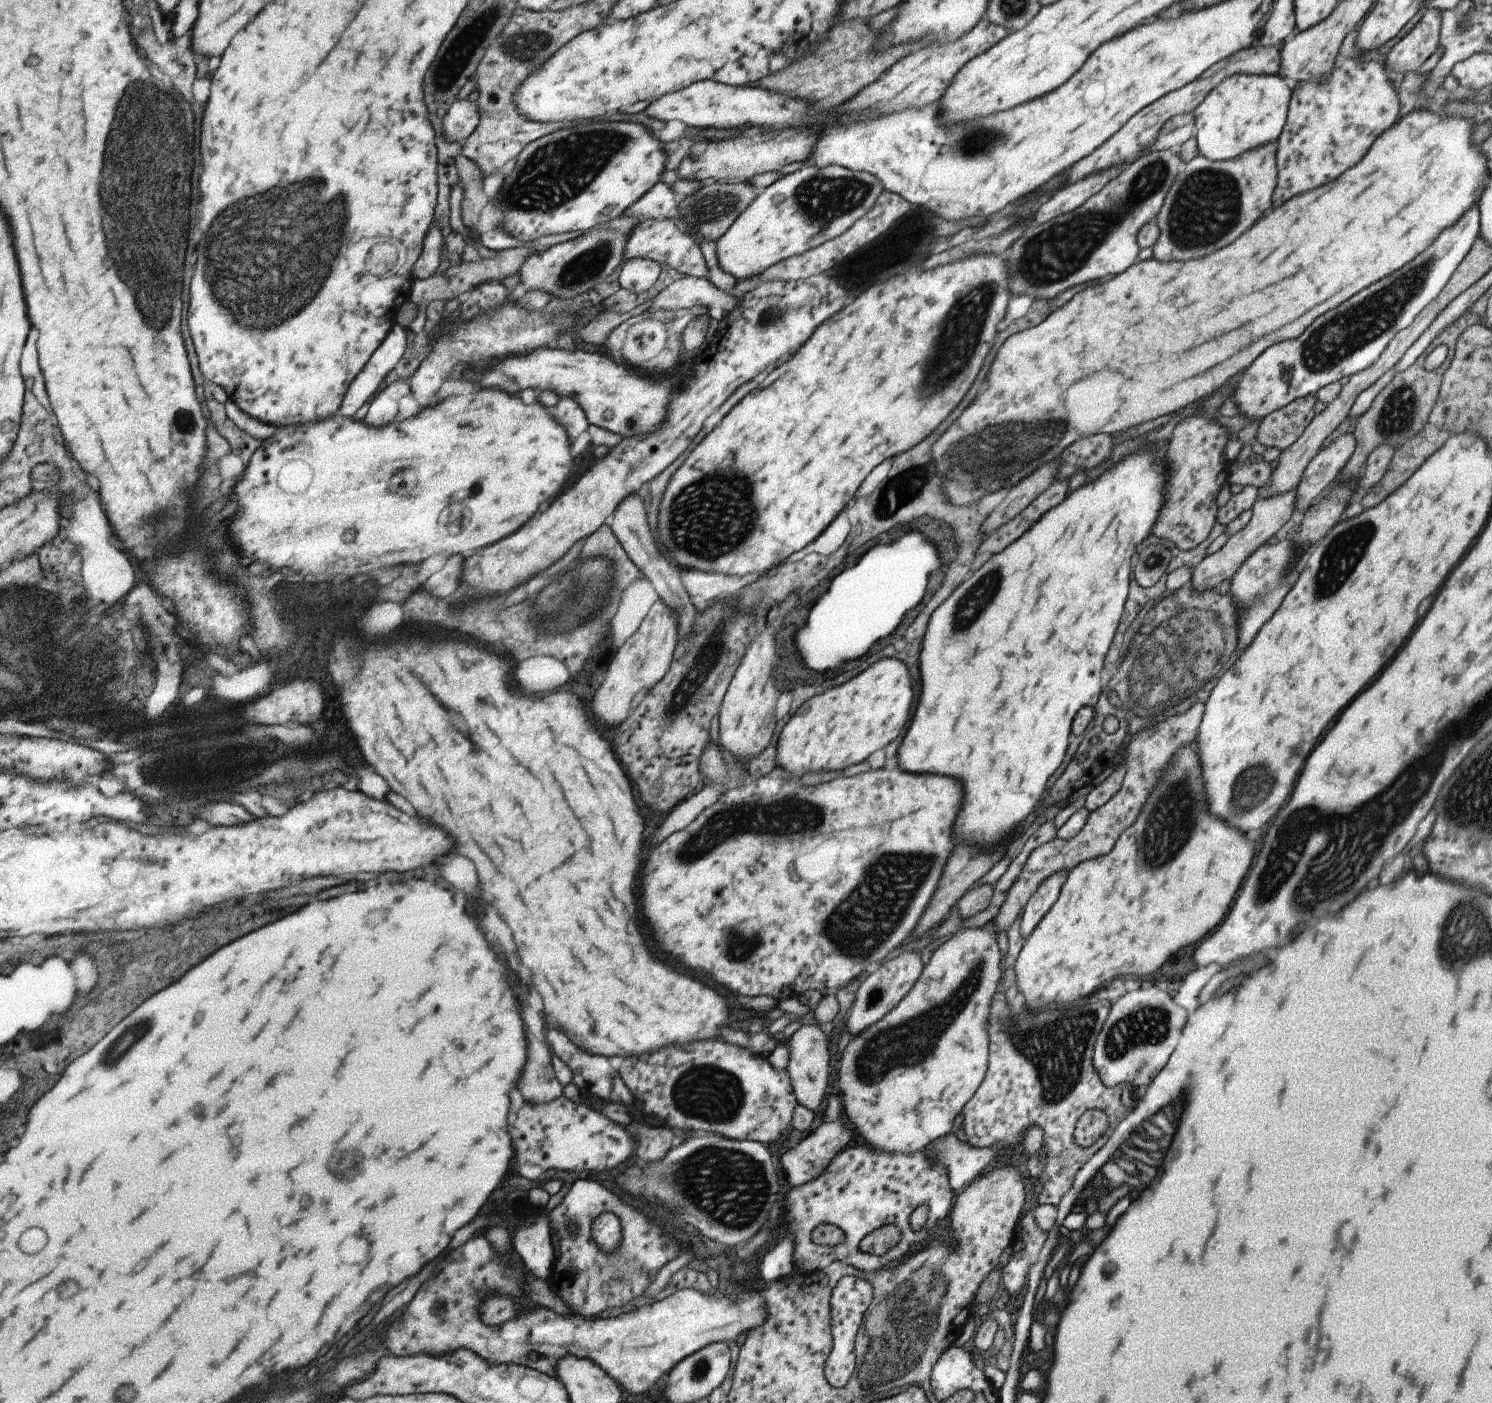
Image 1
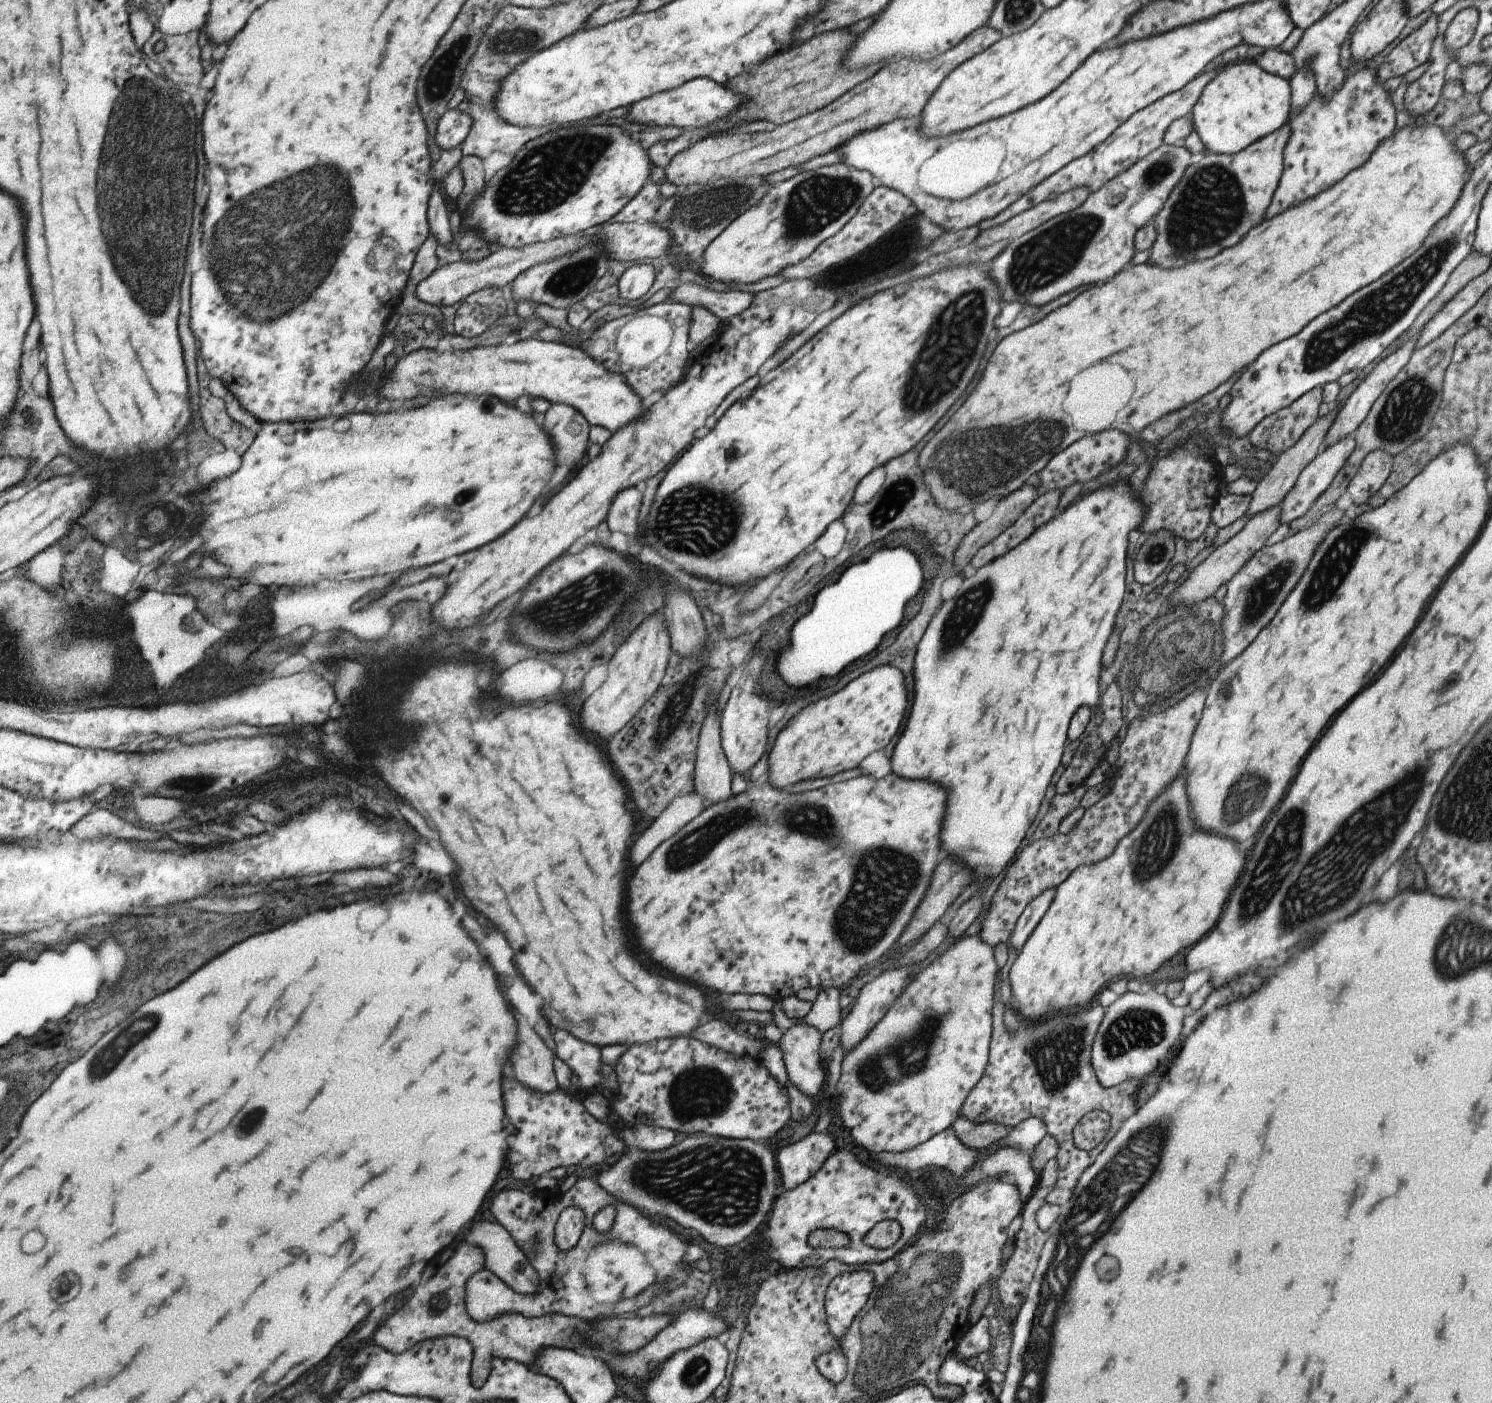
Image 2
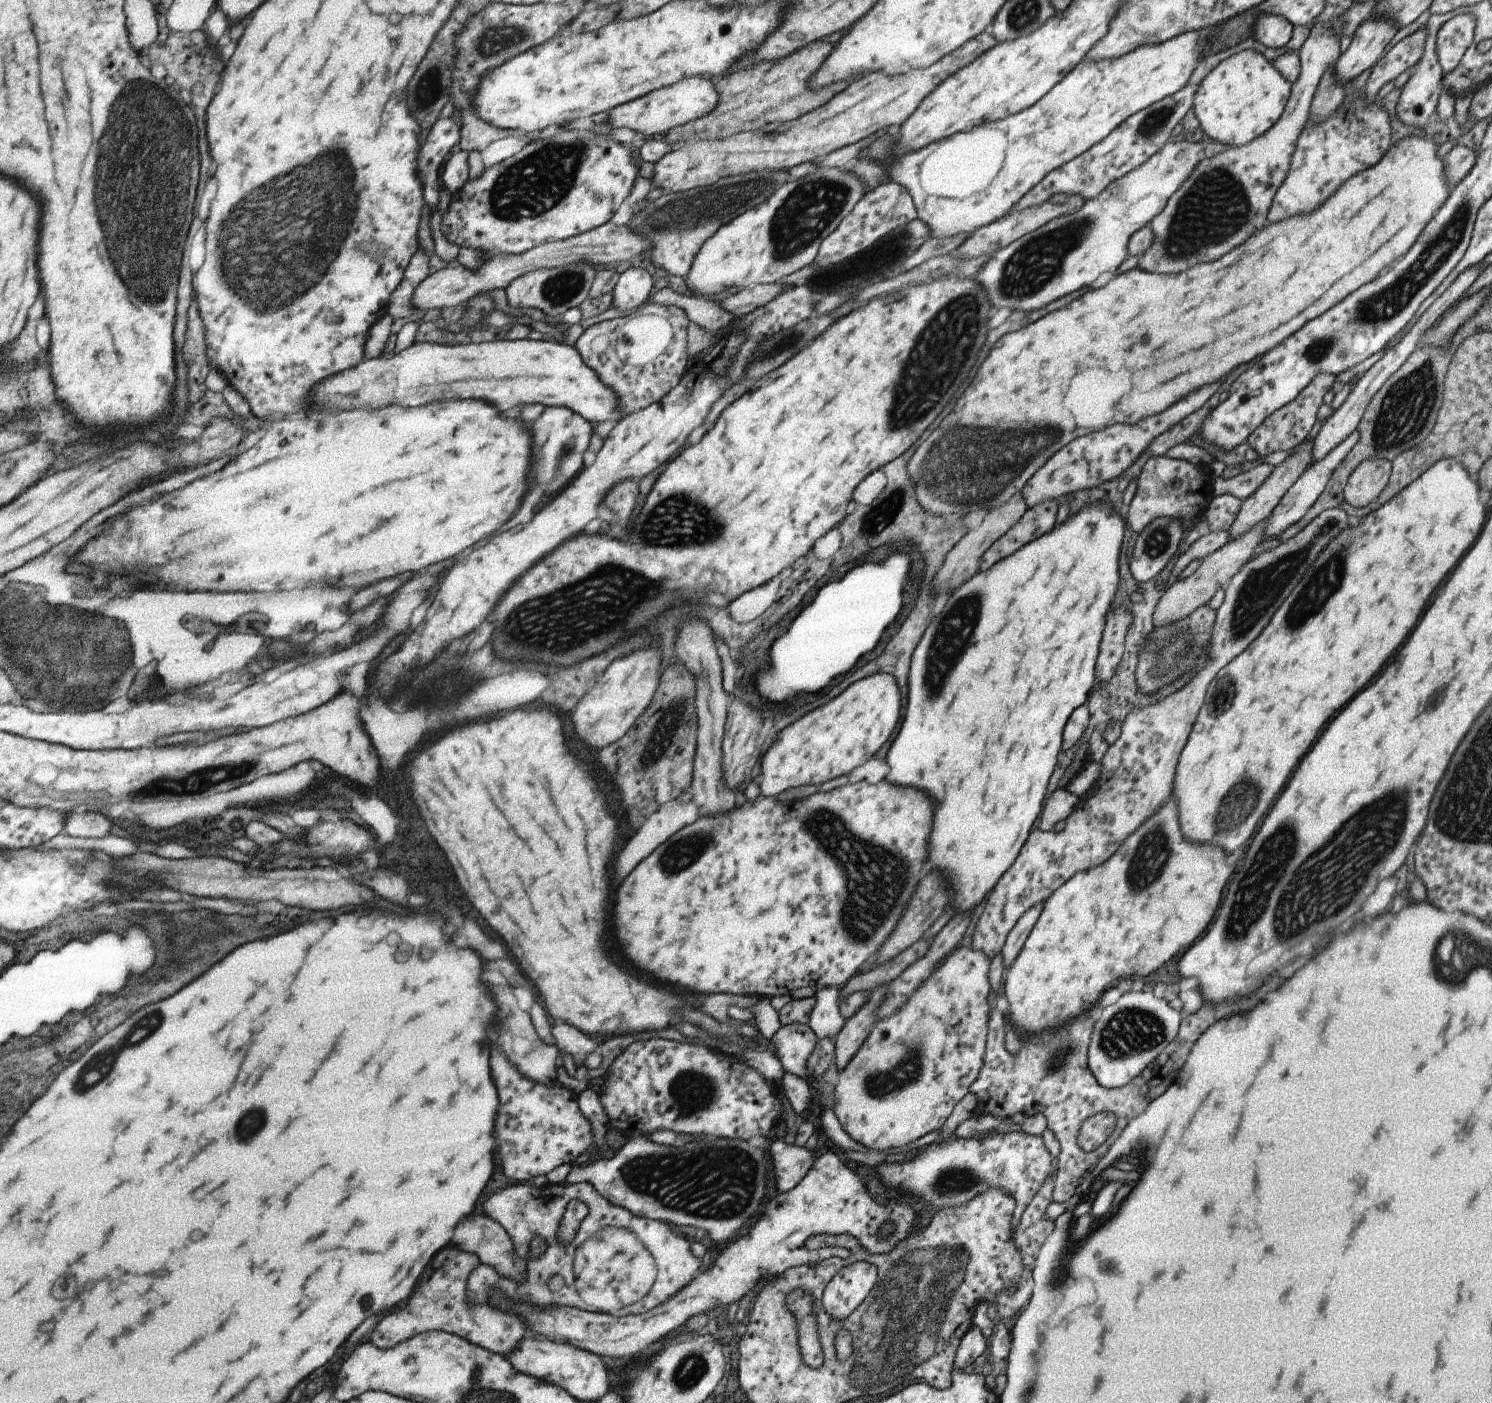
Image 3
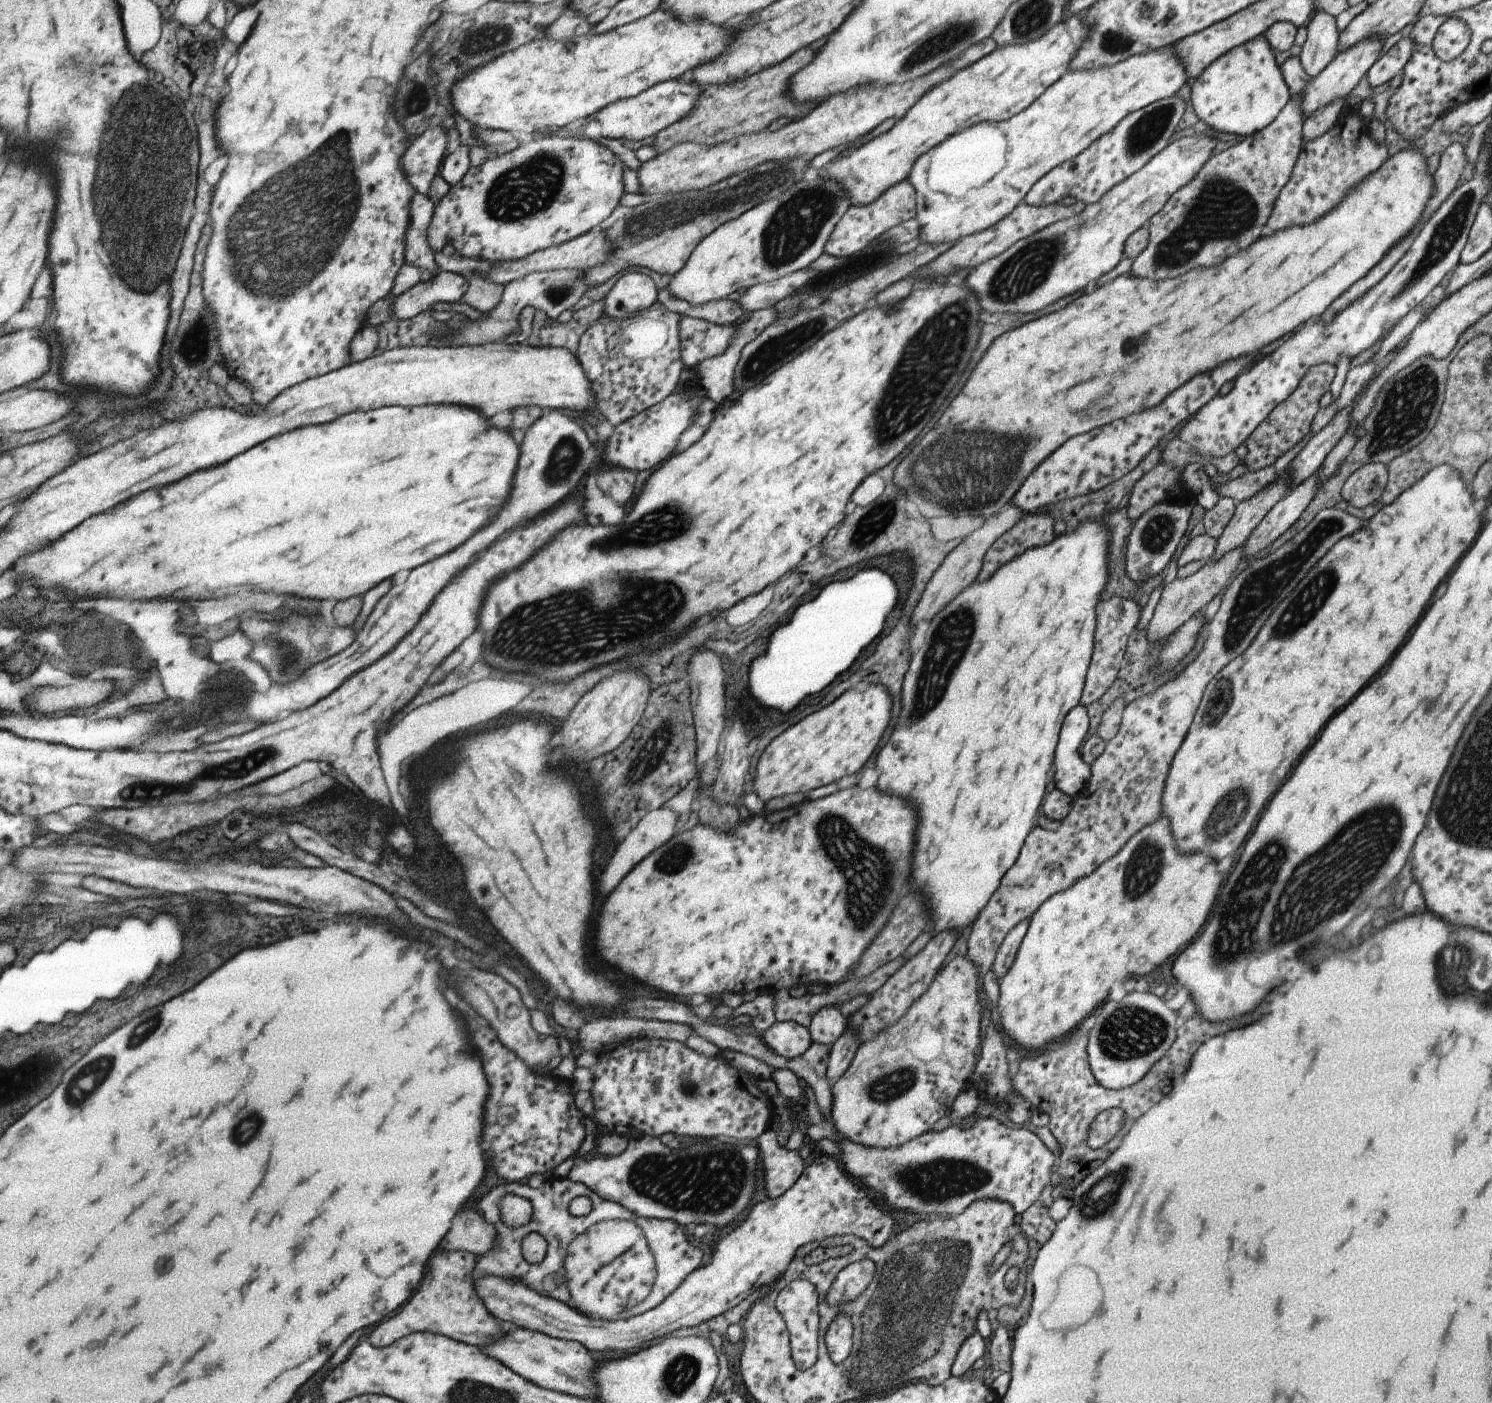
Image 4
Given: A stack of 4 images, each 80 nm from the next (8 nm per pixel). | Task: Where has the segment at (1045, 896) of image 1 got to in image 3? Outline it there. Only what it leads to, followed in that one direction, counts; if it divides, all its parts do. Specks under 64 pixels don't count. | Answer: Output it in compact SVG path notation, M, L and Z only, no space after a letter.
M1043 902L1033 904L1029 910L1023 912L1022 916L1019 916L1015 925L1011 928L1009 934L1007 934L1007 938L1005 938L1000 951L1003 967L1010 966L1011 962L1015 960L1017 954L1021 951L1024 941L1027 939L1029 932L1031 932L1031 928L1035 926L1035 922L1039 918L1039 914L1041 914L1042 908Z

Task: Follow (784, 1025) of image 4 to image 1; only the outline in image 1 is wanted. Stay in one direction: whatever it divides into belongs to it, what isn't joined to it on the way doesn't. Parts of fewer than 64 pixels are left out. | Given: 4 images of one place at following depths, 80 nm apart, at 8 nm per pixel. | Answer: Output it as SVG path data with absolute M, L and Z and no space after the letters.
M803 1023L793 1032L785 1045L788 1052L785 1072L790 1078L792 1091L797 1102L813 1112L823 1100L823 1094L827 1088L827 1078L829 1078L829 1061L832 1056L828 1054L826 1042L827 1037L823 1035L817 1025Z

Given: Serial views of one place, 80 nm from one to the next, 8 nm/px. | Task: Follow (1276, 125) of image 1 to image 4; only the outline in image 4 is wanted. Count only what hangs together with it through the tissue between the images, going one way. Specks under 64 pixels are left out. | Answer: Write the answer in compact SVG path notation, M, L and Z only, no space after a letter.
M1262 35L1219 56L1189 87L1187 101L1198 120L1202 120L1213 132L1235 134L1243 138L1253 136L1271 124L1292 96L1273 52Z

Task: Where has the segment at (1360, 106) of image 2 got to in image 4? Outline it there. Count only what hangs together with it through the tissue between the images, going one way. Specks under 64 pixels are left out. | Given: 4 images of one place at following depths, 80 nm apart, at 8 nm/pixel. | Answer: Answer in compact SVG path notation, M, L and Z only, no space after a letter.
M1343 108L1337 121L1321 136L1309 141L1302 141L1297 160L1291 170L1289 180L1277 194L1273 212L1263 228L1263 236L1271 232L1285 230L1289 226L1311 224L1335 208L1345 194L1355 188L1365 176L1375 172L1387 157L1385 142L1377 144L1369 136L1369 122L1375 120L1361 118L1358 110Z

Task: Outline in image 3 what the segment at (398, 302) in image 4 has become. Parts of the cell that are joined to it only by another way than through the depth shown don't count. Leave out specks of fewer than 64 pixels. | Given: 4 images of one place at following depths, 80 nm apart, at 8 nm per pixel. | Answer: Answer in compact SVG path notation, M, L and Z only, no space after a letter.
M605 222L602 226L590 229L585 233L567 238L533 246L521 254L503 254L486 258L475 270L467 270L460 265L447 265L441 270L431 274L429 278L419 284L415 290L411 304L424 313L430 309L441 309L442 307L454 307L469 301L473 296L486 291L505 289L515 278L532 272L536 269L556 268L571 262L587 262L589 267L597 269L613 264L631 260L637 255L647 254L651 250L653 242L645 236L639 236L629 226L617 226L611 222Z

